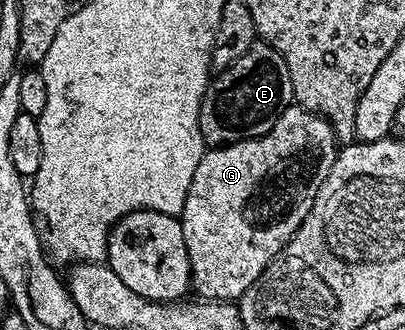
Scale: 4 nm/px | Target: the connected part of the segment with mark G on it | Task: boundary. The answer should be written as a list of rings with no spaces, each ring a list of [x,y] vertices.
[[[297,105],[288,108],[267,135],[203,150],[200,165],[196,165],[196,173],[192,173],[192,185],[188,185],[188,197],[180,216],[190,262],[190,281],[203,300],[242,298],[260,273],[285,249],[304,217],[308,217],[308,209],[312,209],[316,193],[320,185],[324,185],[339,150],[330,122]]]

